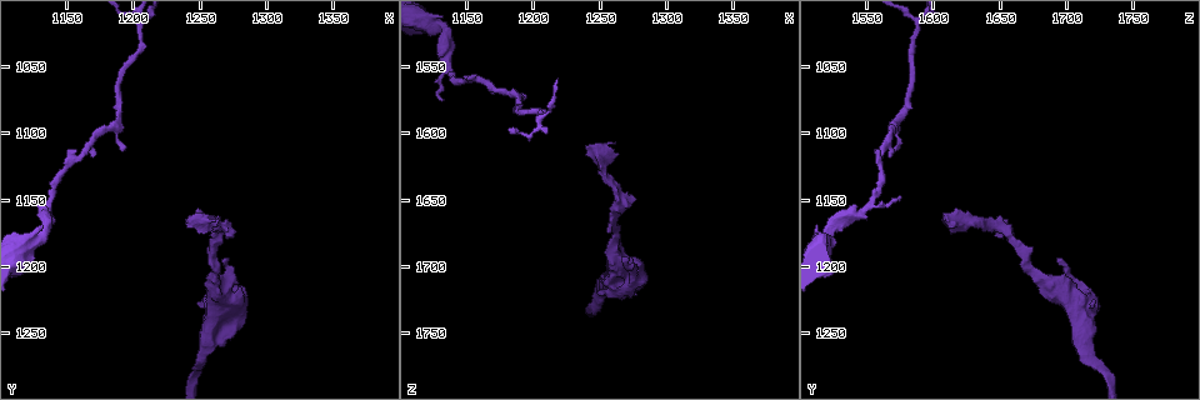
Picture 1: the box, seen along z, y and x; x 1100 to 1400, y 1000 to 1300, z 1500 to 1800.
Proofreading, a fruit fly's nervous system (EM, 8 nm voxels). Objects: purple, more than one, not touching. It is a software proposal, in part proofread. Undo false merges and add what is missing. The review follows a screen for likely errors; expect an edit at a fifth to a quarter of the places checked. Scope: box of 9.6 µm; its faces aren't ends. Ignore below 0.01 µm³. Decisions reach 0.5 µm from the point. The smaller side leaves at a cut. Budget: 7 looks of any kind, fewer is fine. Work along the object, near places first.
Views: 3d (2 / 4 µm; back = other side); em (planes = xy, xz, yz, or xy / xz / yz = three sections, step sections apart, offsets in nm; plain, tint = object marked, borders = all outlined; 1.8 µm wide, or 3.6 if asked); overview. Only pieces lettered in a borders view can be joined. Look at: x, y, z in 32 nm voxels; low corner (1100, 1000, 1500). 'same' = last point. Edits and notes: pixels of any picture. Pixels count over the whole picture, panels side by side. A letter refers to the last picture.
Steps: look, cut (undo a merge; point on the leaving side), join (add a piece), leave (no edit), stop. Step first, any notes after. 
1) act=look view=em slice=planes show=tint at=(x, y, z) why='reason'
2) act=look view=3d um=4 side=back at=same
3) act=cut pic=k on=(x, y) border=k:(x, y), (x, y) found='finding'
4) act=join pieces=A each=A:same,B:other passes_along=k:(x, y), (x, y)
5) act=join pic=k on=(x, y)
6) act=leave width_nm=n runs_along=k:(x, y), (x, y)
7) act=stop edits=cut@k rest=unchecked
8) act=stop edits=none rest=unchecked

act=look view=em slice=xy step=8 show=borders at=(1252, 1228, 1716)

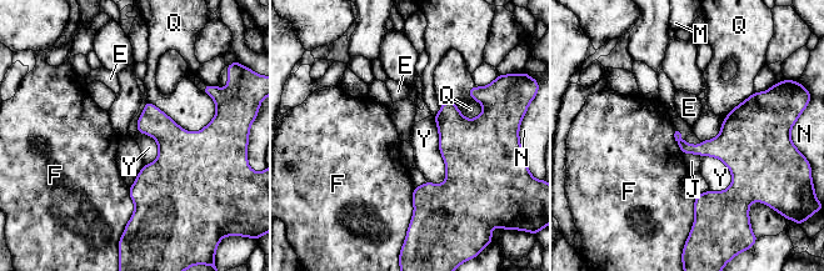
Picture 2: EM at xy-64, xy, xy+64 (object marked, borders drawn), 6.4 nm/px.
act=leave each=E:other,F:other,J:other,M:other,N:other,Q:other,Y:other border=2:(433, 116), (445, 167), (442, 185) found='no lettered piece goes on from it'

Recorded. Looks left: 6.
act=look view=3d um=4 at=(1260, 1164, 1608) why='an open end'

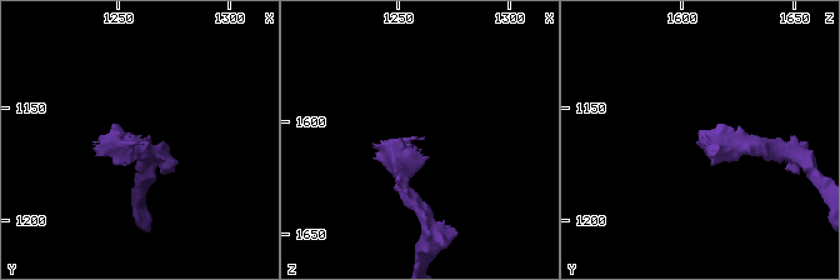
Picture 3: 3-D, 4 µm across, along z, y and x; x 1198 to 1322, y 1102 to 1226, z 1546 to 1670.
act=look view=em slice=yz step=16 show=tint at=(1261, 1165, 1608)

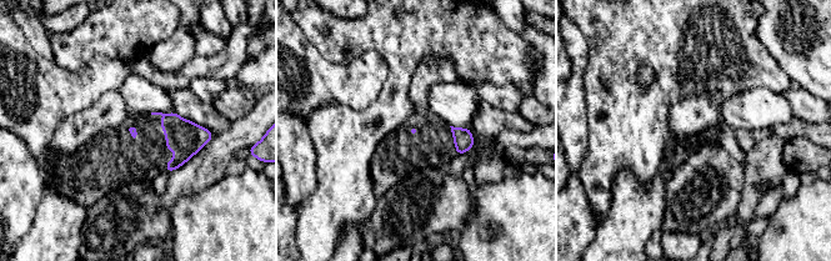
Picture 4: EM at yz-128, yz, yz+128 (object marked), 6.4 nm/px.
act=look view=em slice=planes show=borders at=same

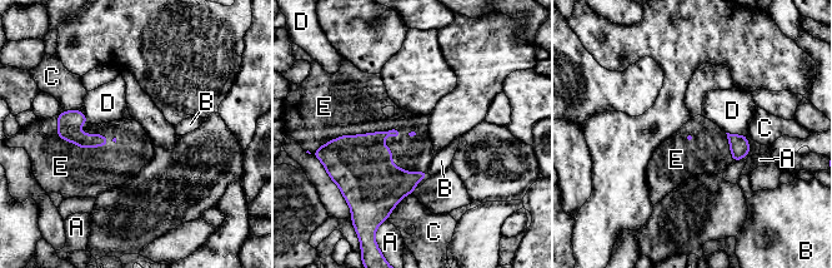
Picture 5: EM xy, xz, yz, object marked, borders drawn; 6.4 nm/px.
act=join pieces=E each=A:other,B:other,C:other,D:other,E:same passes_along=5:(365, 155), (397, 134), (364, 115) found='the neuron continues'

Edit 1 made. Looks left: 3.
act=look view=overview

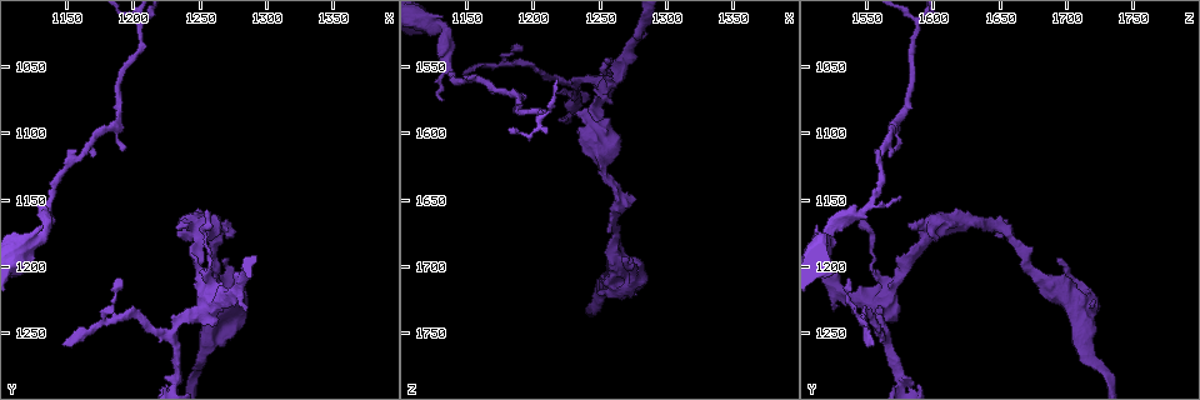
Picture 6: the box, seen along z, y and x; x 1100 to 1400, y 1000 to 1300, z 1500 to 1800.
act=look view=em slice=planes show=tint at=(1250, 1226, 1566) why='sharp bend'

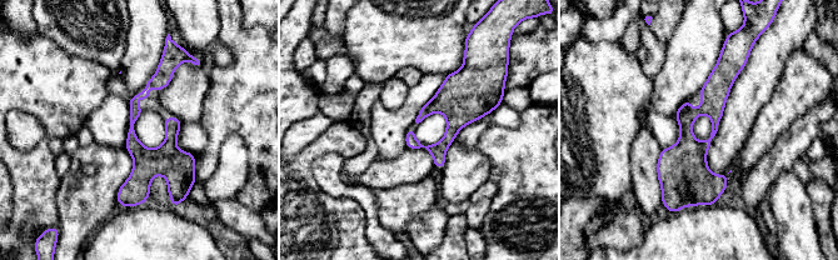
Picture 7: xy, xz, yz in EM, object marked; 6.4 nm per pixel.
act=look view=em slice=planes show=borders at=same

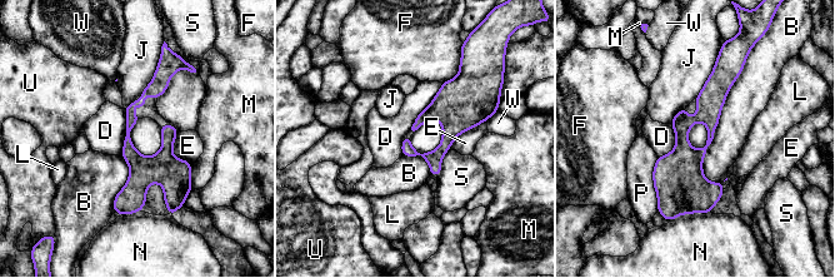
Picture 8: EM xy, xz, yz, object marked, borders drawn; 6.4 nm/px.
act=leave width_nm=80 each=B:other,D:other,E:other,F:other,J:other,L:other,M:other,N:other,P:other,S:other,U:other,W:other runs_along=8:(734, 74), (681, 130), (661, 204) found='one neuron here'

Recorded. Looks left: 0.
act=stop edits=join@5 rest=unchecked

